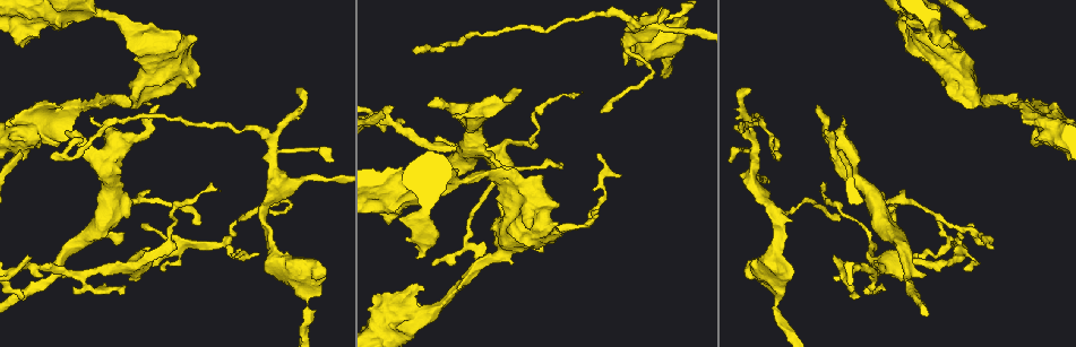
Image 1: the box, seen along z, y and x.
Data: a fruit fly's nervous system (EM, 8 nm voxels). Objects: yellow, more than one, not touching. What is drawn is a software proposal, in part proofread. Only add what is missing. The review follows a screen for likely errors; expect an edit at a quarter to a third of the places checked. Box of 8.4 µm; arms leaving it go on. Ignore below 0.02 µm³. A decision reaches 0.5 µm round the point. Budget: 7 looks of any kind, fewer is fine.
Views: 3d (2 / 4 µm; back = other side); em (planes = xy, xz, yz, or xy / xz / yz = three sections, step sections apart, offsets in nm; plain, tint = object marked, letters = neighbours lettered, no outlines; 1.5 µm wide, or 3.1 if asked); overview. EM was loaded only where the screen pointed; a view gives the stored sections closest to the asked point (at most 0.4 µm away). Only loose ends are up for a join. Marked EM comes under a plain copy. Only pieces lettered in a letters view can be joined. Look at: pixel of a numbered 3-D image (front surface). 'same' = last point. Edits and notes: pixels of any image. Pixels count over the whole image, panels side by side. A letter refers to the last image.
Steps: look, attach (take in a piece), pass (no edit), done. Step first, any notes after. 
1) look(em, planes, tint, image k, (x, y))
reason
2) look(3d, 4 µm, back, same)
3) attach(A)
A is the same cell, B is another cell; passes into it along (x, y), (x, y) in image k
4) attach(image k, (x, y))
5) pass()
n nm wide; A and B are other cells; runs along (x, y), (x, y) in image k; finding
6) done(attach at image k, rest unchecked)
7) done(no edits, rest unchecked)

look(3d, 2 µm, image 1, (964, 269))
thin end

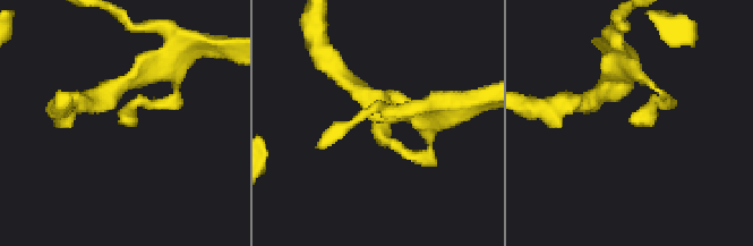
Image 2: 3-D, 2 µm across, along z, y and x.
look(em, xz, step 8, letters, image 2, (120, 117))

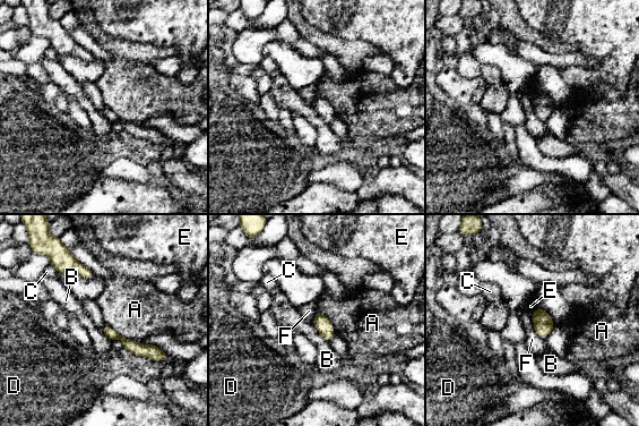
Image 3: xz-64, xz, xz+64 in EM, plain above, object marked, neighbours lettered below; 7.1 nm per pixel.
pass()
80 nm wide; A, B, C, D, E and F are other cells; no lettered piece goes on from it

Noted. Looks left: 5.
look(3d, 4 µm, image 1, (389, 104))
thin end

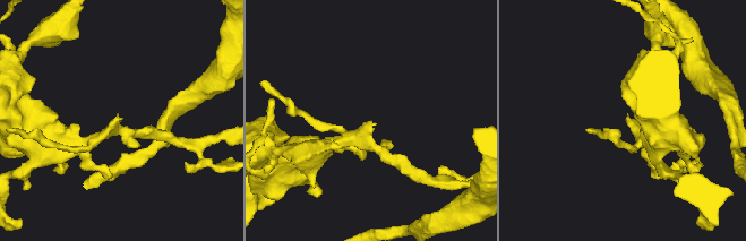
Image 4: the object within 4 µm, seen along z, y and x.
look(em, xy, step 4, tint, image 4, (117, 117))
arms of 190, 190 nm

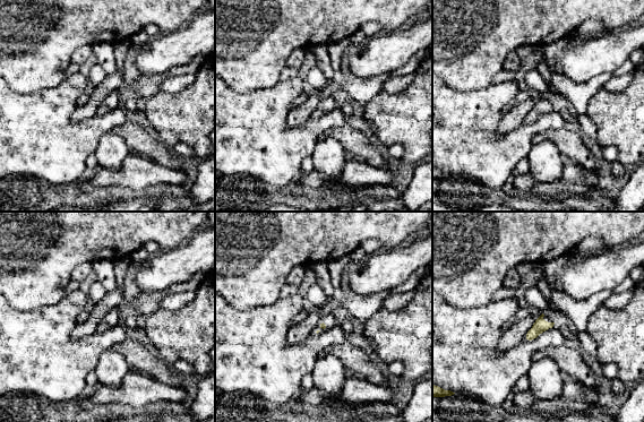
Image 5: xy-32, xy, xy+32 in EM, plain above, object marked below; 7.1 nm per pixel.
look(em, planes, letters, same)

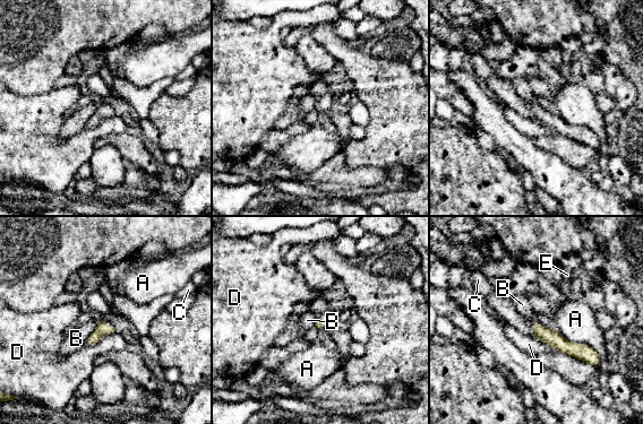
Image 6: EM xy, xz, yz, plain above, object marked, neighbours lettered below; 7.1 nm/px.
attach(C)
C is the same cell, A, B, D and E are other cells; passes into it along (551, 337), (533, 330), (506, 310) in image 6; the neuron continues

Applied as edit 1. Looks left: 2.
done(attach at image 6, rest unchecked)

